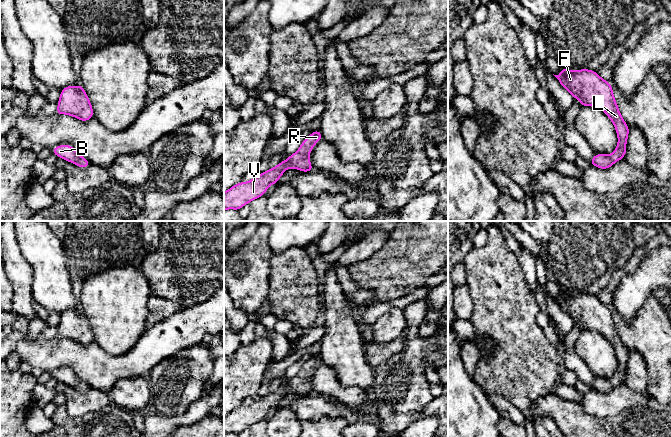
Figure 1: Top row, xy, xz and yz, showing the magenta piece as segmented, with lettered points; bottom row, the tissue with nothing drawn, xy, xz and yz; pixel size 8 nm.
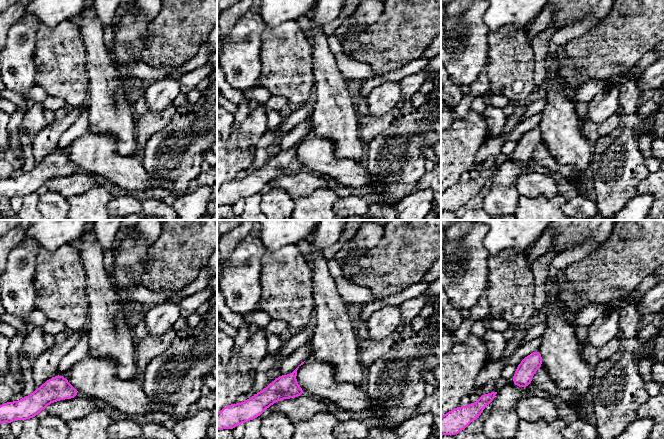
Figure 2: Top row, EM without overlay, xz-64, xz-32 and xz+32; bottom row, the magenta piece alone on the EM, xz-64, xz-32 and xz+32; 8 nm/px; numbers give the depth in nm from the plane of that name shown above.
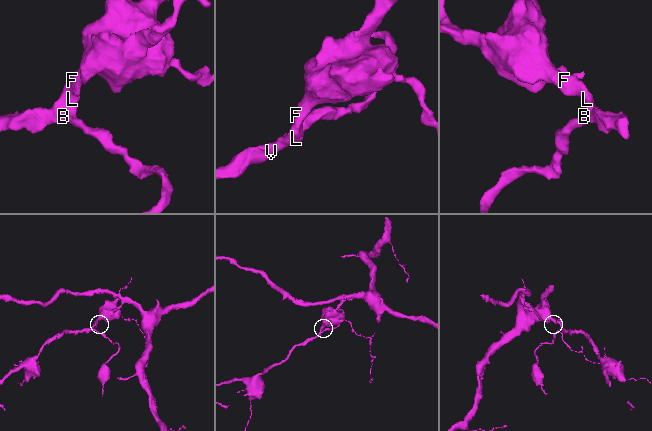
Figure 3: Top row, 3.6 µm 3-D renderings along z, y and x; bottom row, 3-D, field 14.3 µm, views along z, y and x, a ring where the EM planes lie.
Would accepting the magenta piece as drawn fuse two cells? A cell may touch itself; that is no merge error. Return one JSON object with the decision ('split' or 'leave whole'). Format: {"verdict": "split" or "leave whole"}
{"verdict": "leave whole"}

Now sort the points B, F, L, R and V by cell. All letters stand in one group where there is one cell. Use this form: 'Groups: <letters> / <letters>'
Groups: B F L R V

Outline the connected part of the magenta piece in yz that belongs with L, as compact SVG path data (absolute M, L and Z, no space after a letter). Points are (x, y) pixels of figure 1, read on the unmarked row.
M561 291L561 298L554 299L560 306L560 308L568 314L575 323L580 324L581 330L593 330L601 333L612 345L615 350L616 357L618 359L618 369L614 376L610 379L596 378L591 384L592 390L596 390L600 393L608 393L615 386L623 383L626 378L626 367L629 359L629 352L626 346L622 343L622 339L619 336L617 326L614 323L613 313L610 306L603 304L595 295L588 293L581 293L577 295L567 294Z

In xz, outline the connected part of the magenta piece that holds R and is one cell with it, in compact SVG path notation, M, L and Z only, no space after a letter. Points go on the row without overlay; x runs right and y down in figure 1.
M320 353L306 361L295 378L289 379L286 385L276 391L253 401L249 406L241 406L224 416L224 434L240 434L245 428L265 418L271 408L276 408L287 392L295 392L303 396L313 395L309 379L313 370L322 363Z

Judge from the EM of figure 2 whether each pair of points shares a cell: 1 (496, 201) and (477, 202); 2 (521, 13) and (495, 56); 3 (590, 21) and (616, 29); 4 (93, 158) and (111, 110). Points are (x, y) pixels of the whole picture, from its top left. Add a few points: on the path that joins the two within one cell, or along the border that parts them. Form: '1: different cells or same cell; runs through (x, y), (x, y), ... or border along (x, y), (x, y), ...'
1: different cells; border along (484, 197), (483, 209)
2: different cells; border along (524, 28), (503, 26), (491, 31)
3: different cells; border along (595, 24), (575, 37)
4: different cells; border along (89, 129), (111, 134), (116, 152)

